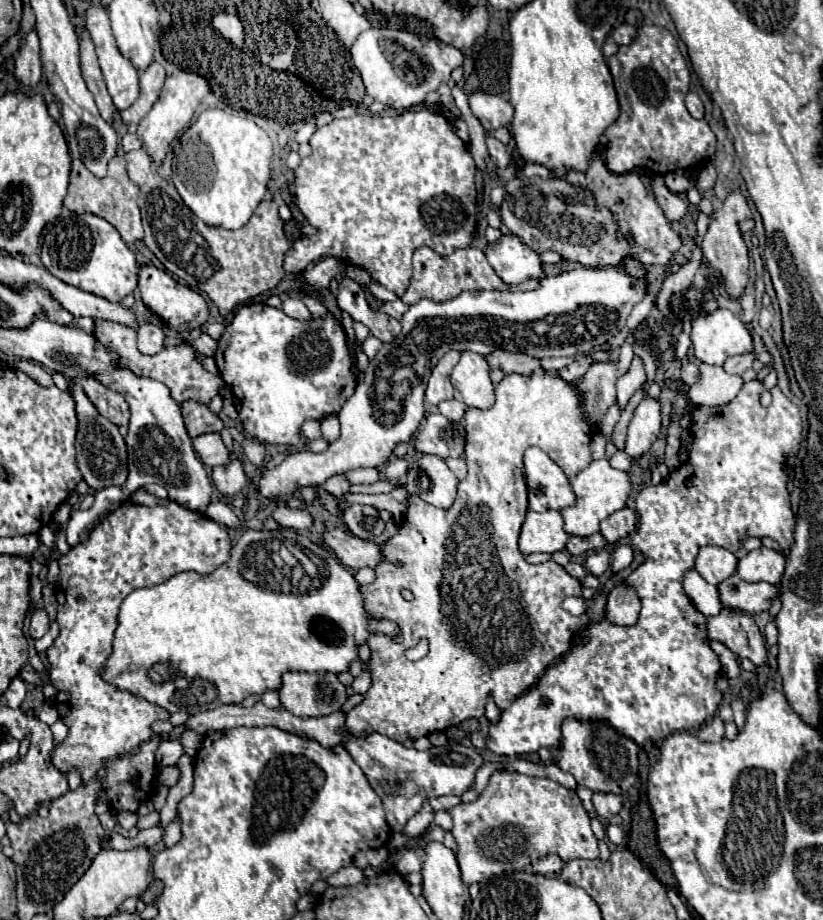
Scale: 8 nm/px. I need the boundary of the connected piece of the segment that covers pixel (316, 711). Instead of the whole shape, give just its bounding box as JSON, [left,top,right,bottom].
[278,671,348,717]

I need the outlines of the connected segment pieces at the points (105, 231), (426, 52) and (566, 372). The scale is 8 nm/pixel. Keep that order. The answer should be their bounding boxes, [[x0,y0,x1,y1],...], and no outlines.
[[40,213,140,303],[350,27,462,109],[558,357,590,381]]

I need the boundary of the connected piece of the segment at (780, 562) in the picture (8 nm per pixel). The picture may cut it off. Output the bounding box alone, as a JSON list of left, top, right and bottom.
[738,547,786,583]

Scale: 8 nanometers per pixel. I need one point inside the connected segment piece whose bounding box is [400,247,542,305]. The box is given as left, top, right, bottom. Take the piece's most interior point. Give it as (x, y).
(437, 278)

